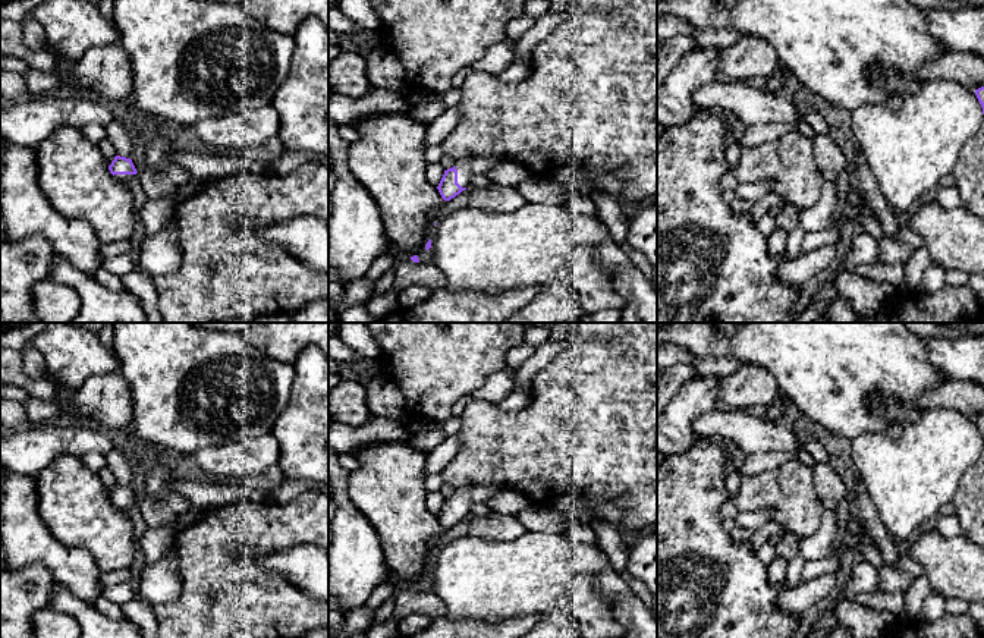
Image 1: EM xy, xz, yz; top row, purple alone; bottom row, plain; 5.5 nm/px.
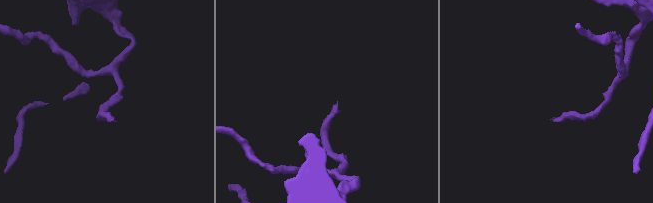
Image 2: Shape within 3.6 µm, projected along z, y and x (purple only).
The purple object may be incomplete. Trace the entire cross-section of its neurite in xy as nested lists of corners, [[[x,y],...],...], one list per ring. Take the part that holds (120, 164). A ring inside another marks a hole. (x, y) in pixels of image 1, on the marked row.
[[[116,155],[109,166],[113,177],[122,183],[128,183],[138,172],[131,158]]]

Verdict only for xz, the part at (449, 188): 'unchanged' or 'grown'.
grown

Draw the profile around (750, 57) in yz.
[[[743,35],[736,44],[722,48],[719,56],[719,76],[732,81],[768,79],[777,66],[774,47],[758,37]]]

